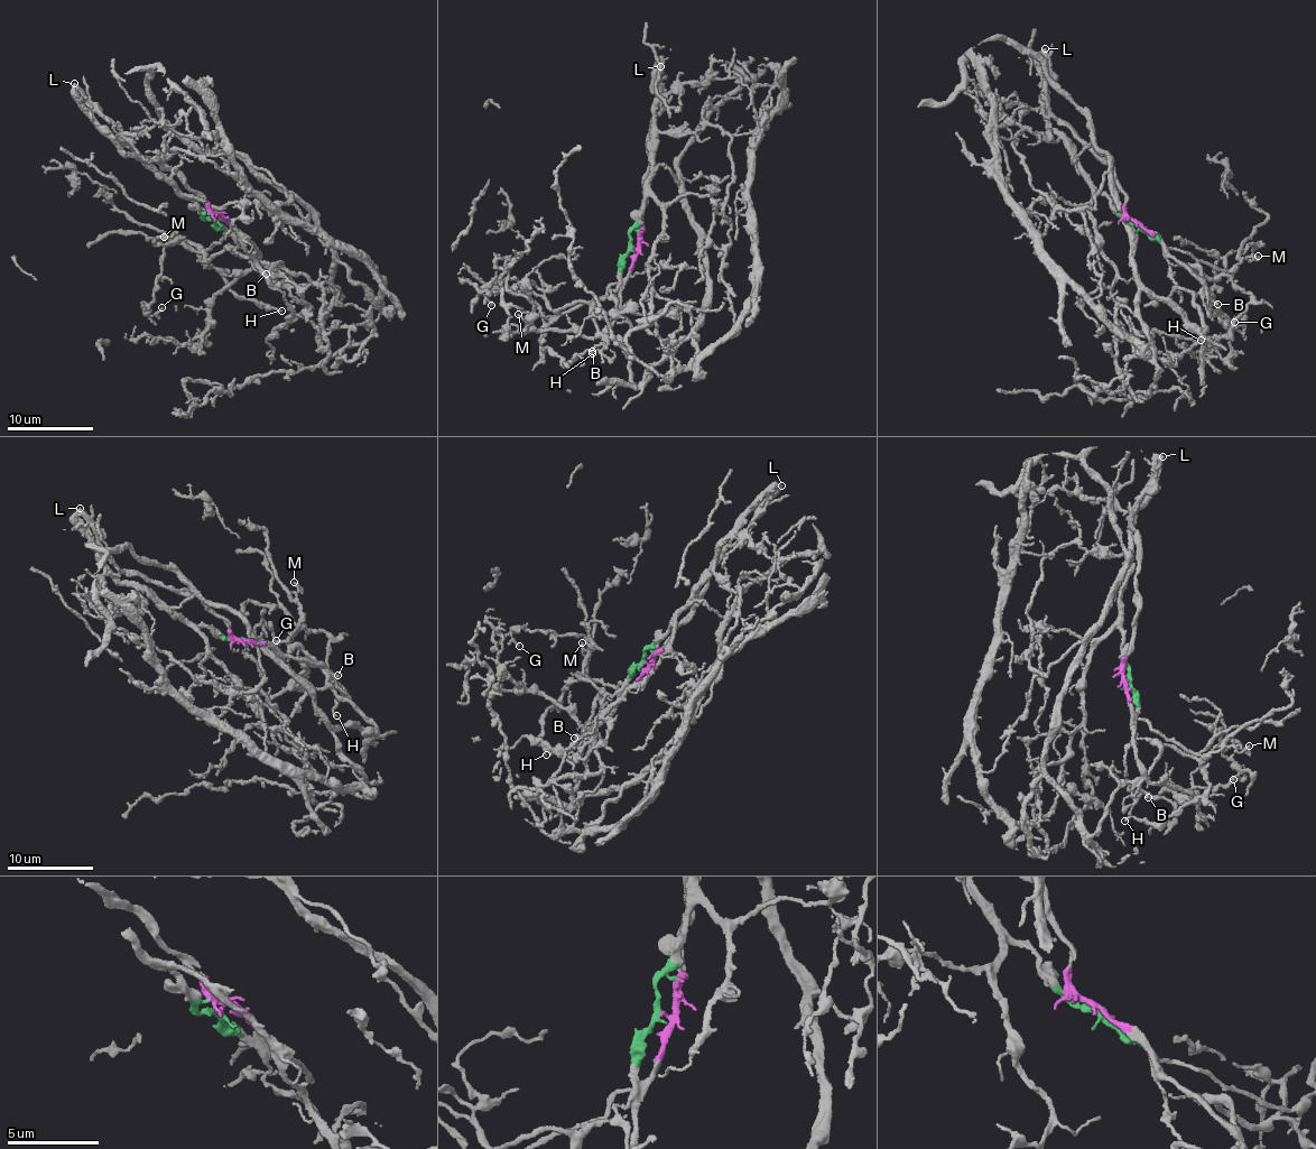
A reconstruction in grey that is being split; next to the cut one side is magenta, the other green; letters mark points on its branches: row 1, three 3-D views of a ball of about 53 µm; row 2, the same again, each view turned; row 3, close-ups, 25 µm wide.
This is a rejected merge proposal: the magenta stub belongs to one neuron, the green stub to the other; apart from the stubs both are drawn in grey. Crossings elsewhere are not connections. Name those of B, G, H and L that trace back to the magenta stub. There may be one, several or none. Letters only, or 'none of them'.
L

